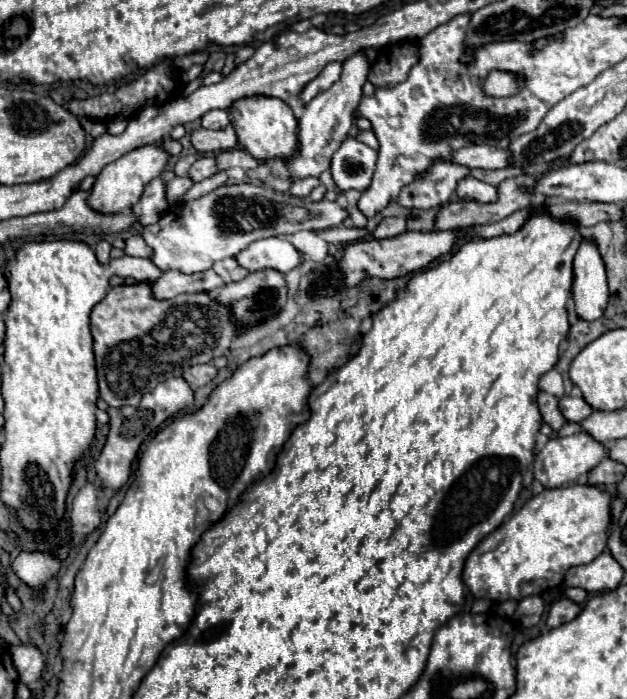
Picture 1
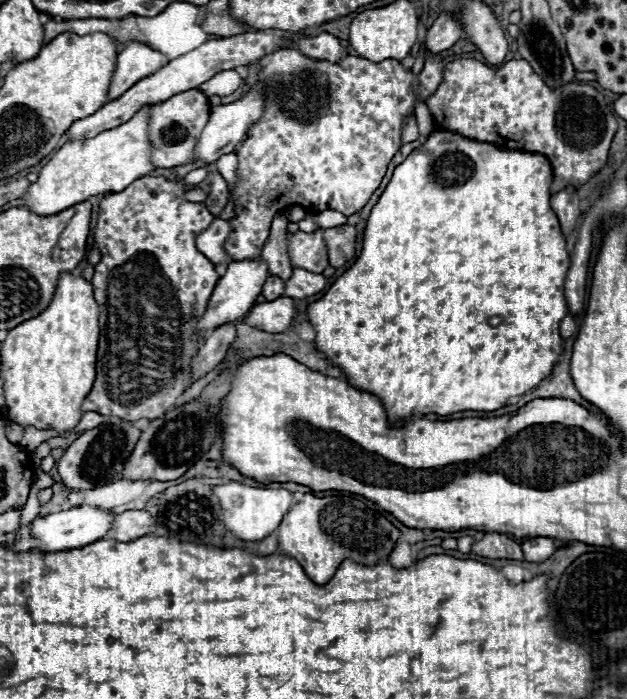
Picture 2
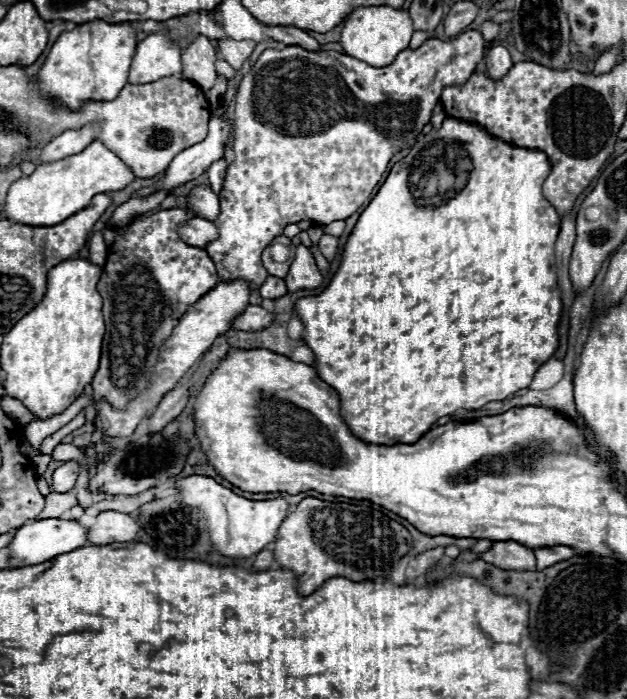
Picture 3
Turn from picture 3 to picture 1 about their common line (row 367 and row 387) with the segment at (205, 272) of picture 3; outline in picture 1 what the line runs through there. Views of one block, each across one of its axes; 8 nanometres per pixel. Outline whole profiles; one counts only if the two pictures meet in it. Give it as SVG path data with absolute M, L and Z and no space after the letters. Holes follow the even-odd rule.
M136 282L136 284L122 284L110 288L110 292L100 300L90 314L92 324L92 338L94 338L94 354L96 354L96 370L98 370L98 386L100 398L112 406L138 406L142 396L150 392L156 384L182 376L194 364L206 364L214 358L222 356L230 350L230 344L248 332L240 324L232 322L230 306L218 304L212 294L180 294L172 300L158 300L152 294L152 282Z

